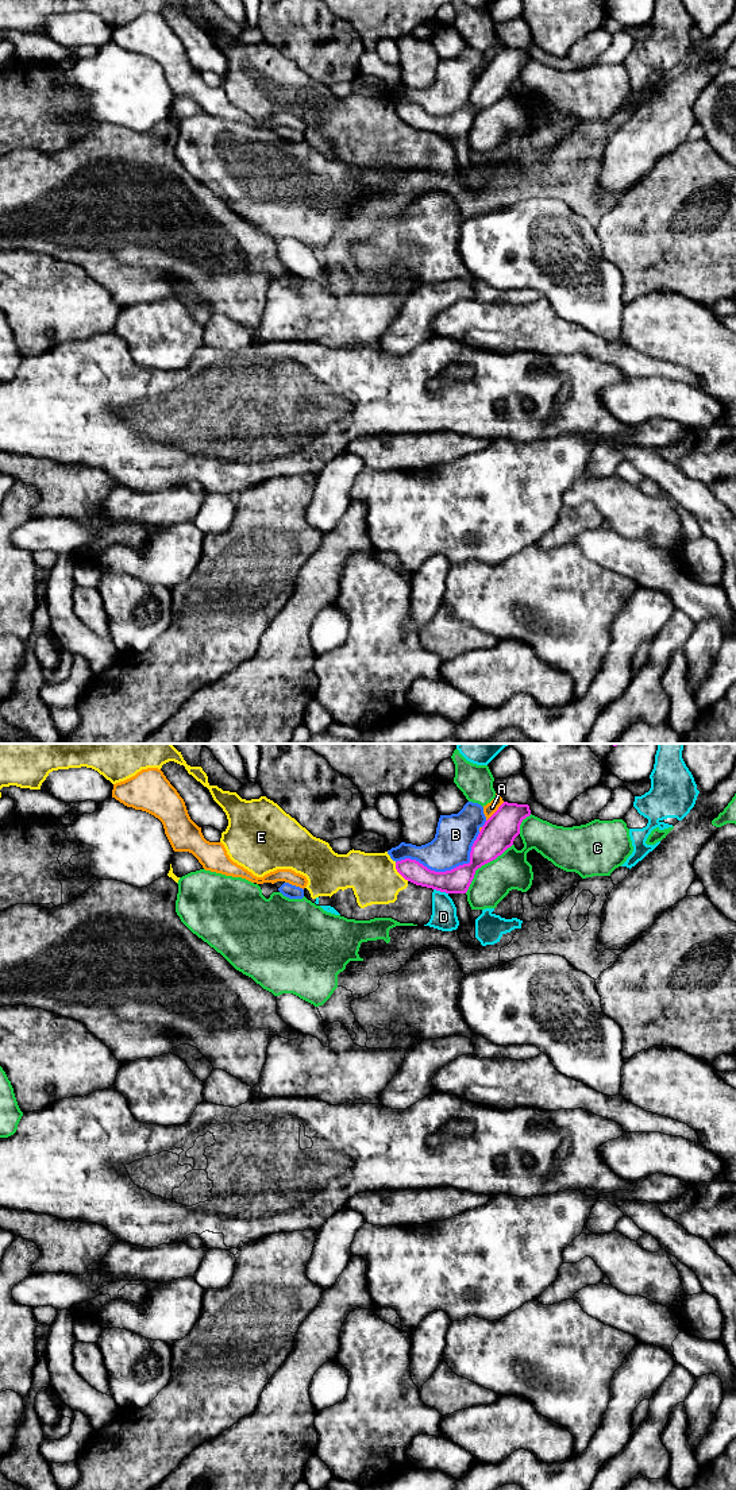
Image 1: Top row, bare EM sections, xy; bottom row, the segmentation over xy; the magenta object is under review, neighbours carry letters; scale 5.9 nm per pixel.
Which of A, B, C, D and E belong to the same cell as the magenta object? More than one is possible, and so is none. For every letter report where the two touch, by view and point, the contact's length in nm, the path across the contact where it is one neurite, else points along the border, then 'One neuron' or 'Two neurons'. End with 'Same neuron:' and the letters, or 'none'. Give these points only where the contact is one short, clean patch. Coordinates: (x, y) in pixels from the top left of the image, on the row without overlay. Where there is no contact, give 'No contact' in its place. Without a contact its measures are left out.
A: Touches magenta at xy (496, 56). Shared border 160 nm. Two neurons
B: Touches magenta at xy (447, 115). Shared border 550 nm. Two neurons
C: Touches magenta at xy (482, 108). Shared border 400 nm. Two neurons
D: Touches magenta at xy (440, 135). Shared border 90 nm. Two neurons
E: Touches magenta at xy (399, 116). Shared border 140 nm. Boundary: xy (395, 107), (395, 112), (408, 124). Two neurons
Same neuron: none

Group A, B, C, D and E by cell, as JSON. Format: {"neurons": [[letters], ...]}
{"neurons": [["A"], ["B"], ["C"], ["D", "E"]]}

